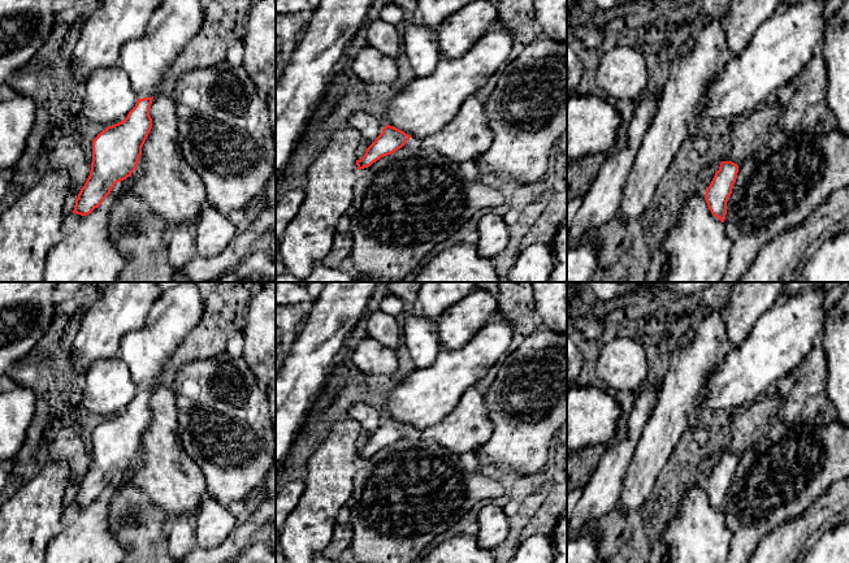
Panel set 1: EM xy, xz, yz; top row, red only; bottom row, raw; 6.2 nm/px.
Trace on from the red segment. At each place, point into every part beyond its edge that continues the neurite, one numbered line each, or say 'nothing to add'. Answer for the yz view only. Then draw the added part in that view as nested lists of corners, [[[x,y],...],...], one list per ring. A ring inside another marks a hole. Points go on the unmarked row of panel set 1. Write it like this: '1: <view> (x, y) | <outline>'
1: yz (696, 532) | [[[690,484],[657,542],[667,550],[667,563],[725,563],[731,540],[724,514],[711,504],[705,488]]]

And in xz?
1: xz (429, 394) | [[[493,319],[463,347],[442,348],[429,368],[417,368],[389,395],[389,416],[415,430],[449,416],[465,390],[476,386],[504,358],[514,337],[508,320]]]

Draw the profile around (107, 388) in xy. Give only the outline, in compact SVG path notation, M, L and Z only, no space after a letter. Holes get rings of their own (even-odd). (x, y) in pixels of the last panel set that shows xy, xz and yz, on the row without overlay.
M120 356L92 361L82 377L82 403L92 413L118 415L137 393L137 384Z

